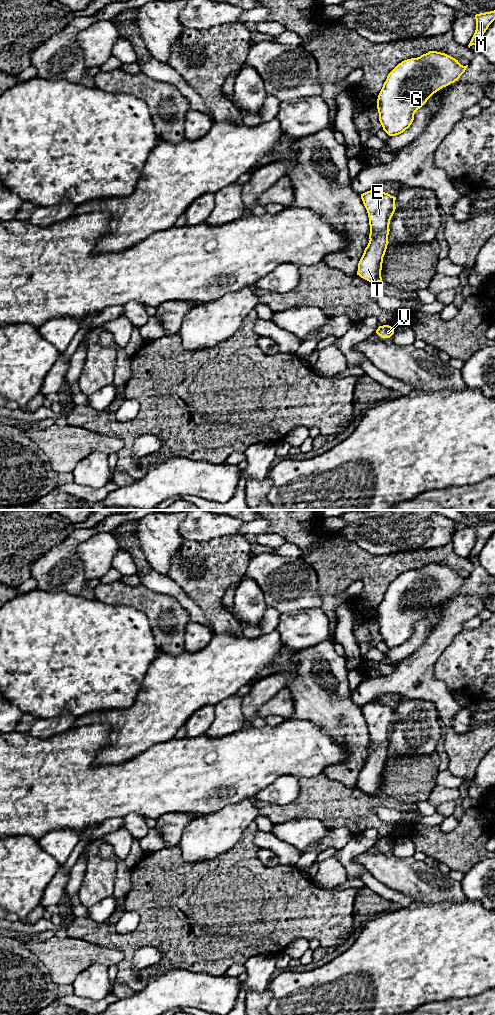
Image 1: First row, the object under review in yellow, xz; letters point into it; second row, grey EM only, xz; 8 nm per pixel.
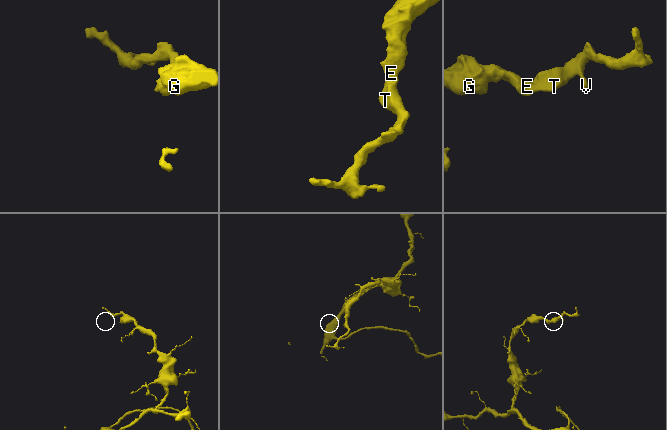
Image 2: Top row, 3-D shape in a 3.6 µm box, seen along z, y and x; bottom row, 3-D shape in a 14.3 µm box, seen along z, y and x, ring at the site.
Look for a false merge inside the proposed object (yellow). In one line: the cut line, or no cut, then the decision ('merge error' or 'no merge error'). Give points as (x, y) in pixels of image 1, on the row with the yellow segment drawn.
cut none; no merge error

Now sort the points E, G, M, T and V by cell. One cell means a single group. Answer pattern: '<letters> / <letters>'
E G M T V

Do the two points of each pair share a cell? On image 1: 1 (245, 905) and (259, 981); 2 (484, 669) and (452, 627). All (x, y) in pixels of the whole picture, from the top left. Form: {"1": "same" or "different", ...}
{"1": "different", "2": "different"}

